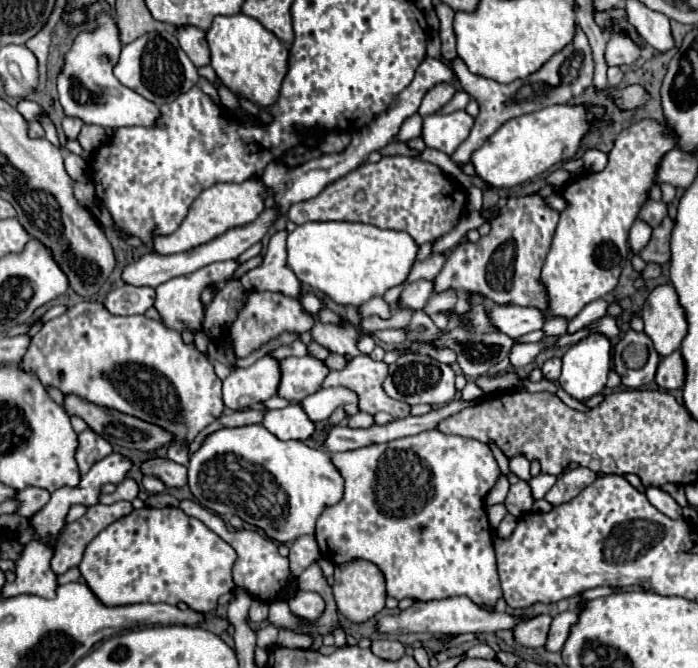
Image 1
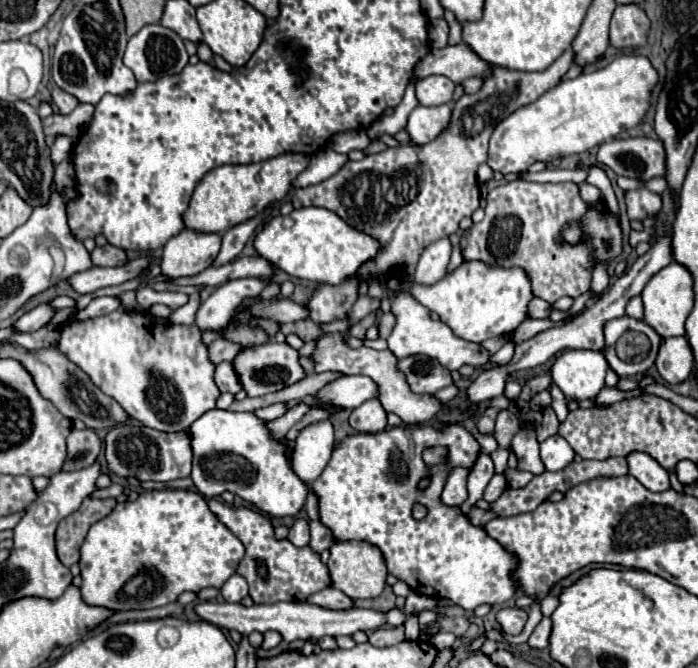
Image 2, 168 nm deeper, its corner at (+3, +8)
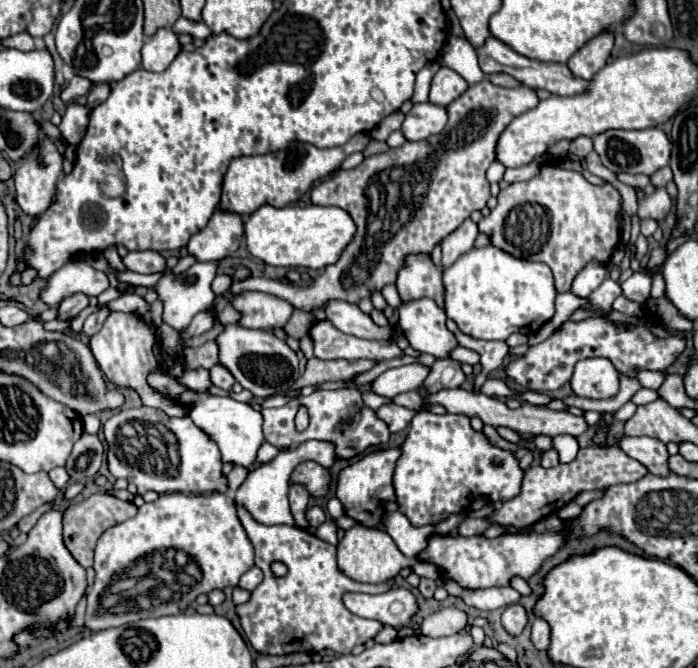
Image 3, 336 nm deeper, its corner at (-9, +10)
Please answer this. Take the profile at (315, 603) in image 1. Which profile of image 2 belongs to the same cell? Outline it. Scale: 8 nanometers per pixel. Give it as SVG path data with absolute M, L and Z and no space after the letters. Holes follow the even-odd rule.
M328 586L316 594L310 594L306 598L306 602L322 606L322 608L332 608L332 610L346 610L352 606L352 600L344 592L332 588L332 586Z

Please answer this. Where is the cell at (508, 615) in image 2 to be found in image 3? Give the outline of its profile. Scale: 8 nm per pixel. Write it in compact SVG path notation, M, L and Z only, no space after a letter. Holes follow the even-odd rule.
M520 604L506 606L506 610L502 612L502 626L510 636L520 636L520 632L526 626L526 622L528 622L526 610Z

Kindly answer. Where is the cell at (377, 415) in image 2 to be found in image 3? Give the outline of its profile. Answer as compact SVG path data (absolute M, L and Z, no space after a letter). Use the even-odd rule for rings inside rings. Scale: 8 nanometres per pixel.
M386 404L380 410L376 410L376 414L388 424L390 432L402 432L410 424L410 420L416 412L402 408L402 406L396 406L396 404Z

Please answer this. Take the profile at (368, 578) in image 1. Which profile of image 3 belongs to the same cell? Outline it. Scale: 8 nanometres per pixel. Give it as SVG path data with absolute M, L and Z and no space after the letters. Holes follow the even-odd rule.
M356 524L354 528L346 530L342 540L338 542L338 568L356 582L370 582L370 584L386 582L388 578L394 578L408 564L410 564L408 558L398 550L390 534L380 528L368 528Z

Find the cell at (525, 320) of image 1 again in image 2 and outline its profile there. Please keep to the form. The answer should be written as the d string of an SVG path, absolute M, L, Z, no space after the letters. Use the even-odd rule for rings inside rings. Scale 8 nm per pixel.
M532 298L532 302L528 304L528 316L530 318L548 318L552 312L552 304L540 300L540 298Z

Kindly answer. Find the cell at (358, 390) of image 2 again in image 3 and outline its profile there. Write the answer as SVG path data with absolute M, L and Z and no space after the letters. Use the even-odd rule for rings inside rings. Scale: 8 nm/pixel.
M408 364L408 366L400 366L400 368L392 368L386 370L384 374L380 374L374 382L372 382L372 390L380 396L388 396L394 398L400 392L408 392L408 390L418 390L424 382L424 378L428 376L430 366L424 364Z

